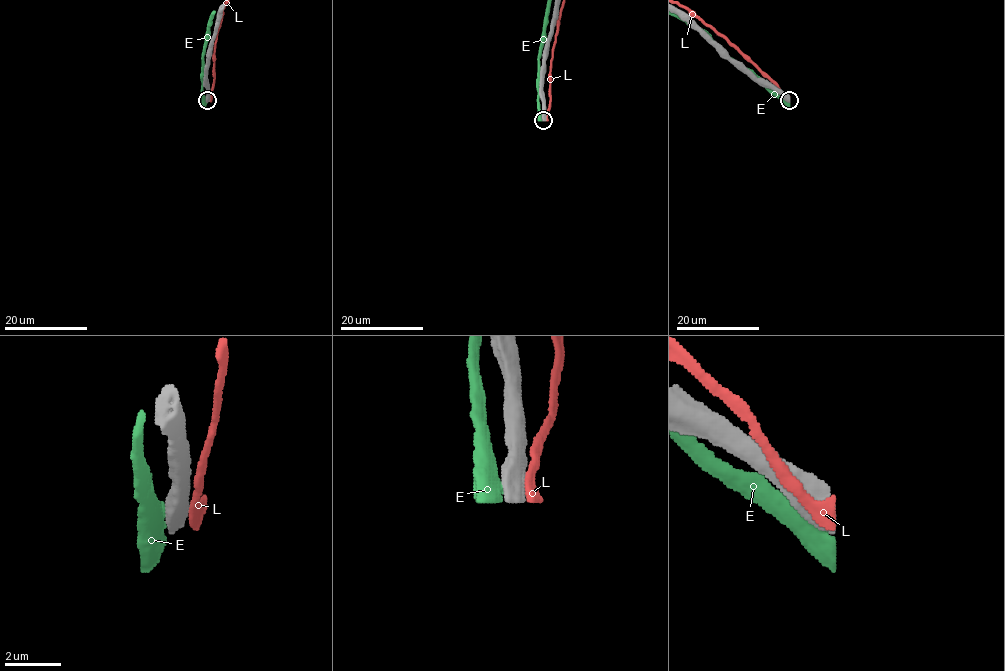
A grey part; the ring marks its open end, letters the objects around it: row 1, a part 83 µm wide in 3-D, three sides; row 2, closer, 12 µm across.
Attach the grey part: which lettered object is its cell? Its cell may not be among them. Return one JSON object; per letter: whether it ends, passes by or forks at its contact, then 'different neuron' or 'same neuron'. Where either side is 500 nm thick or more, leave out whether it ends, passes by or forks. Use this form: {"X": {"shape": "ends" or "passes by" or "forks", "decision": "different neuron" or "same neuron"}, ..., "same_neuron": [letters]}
{"E": {"decision": "different neuron"}, "L": {"decision": "different neuron"}, "same_neuron": []}

